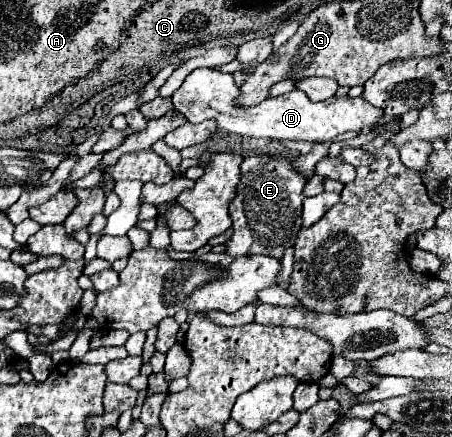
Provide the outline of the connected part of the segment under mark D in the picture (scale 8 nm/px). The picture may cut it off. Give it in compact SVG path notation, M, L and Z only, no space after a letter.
M199 67L193 69L183 85L171 95L173 107L185 115L189 123L201 123L213 119L219 131L235 133L241 137L259 137L259 139L277 139L277 141L331 141L335 135L345 131L371 129L383 117L383 111L367 103L363 97L331 97L321 103L313 103L303 91L291 91L287 95L269 97L255 107L239 107L235 99L239 97L239 87L233 81L231 73L219 69Z

